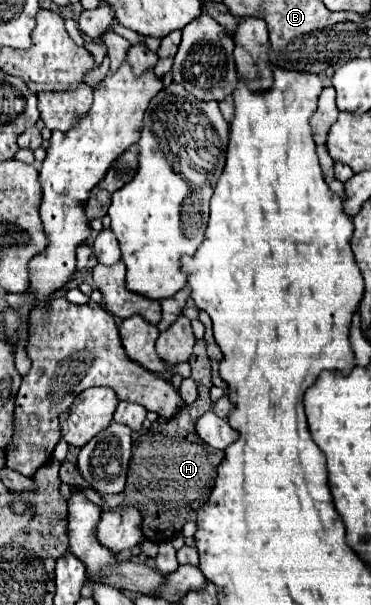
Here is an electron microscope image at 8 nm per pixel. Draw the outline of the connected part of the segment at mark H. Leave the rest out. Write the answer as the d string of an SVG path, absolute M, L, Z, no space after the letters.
M204 339L196 341L194 353L188 363L192 367L192 379L198 383L196 403L184 405L168 421L152 423L150 431L136 439L124 493L102 497L106 505L136 505L142 511L144 535L148 541L154 543L172 539L176 533L180 533L186 521L196 519L198 509L208 501L208 495L216 479L216 469L224 461L224 451L216 451L210 445L204 445L204 441L200 441L198 433L194 431L198 417L202 417L206 411L212 411L212 377Z

